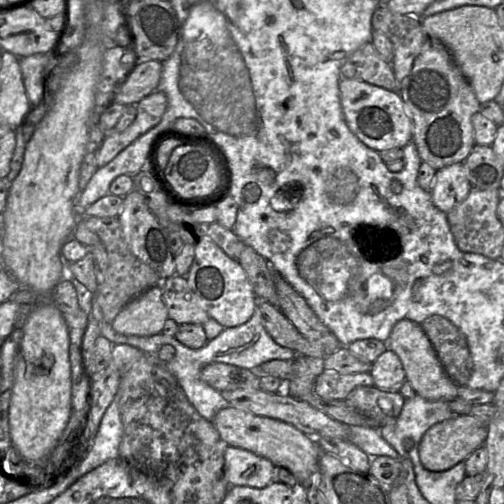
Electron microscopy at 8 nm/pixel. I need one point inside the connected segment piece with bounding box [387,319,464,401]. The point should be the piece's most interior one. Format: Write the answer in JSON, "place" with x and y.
{"place":[424,371]}

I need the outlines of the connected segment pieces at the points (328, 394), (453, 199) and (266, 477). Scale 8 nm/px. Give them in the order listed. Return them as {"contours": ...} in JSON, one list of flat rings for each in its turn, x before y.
{"contours":[[[324,369,315,381,314,392,323,399,344,401,359,386,374,386,370,372,340,374]],[[464,163,445,166,436,172,431,189,432,201,447,214,468,196,471,188]],[[229,445,224,459,224,474,230,486,264,488,275,480,275,465,251,451]]]}

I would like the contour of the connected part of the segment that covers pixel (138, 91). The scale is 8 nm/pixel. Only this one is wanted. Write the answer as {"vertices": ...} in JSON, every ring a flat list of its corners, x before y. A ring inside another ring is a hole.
{"vertices":[[144,60,122,87,115,103,137,105,144,97,158,90,162,68,158,60]]}

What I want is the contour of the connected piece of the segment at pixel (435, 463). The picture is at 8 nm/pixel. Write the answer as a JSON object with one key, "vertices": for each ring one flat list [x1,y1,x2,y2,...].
{"vertices":[[458,415,429,428,421,439,419,457,422,465,435,472,448,470,465,461,477,448,484,445,488,436,488,422,473,415]]}

